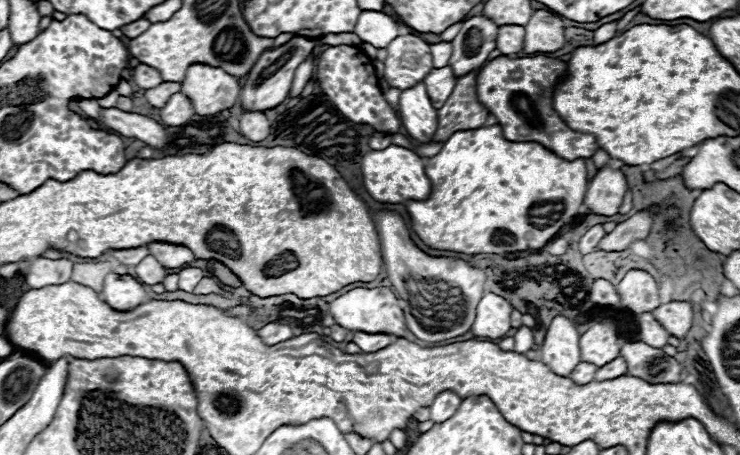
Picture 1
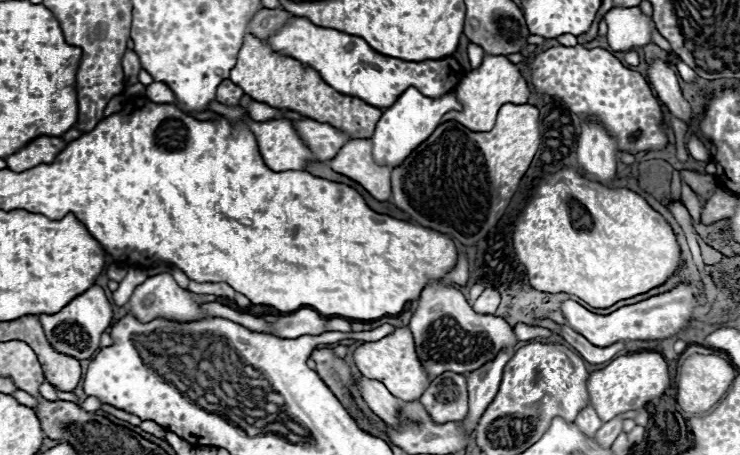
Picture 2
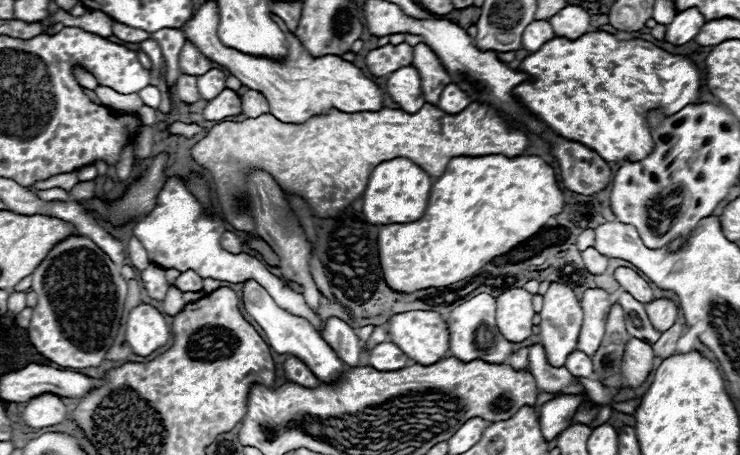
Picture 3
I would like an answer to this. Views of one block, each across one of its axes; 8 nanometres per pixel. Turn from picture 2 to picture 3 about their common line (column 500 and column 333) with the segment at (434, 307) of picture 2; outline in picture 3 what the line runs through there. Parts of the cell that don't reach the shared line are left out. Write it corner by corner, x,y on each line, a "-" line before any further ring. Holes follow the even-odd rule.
338,318
326,320
322,338
326,338
328,346
338,354
338,358
342,358
344,364
348,364
348,366
360,364
360,356
362,356
360,340
354,334
354,328
350,328
346,322
342,322

